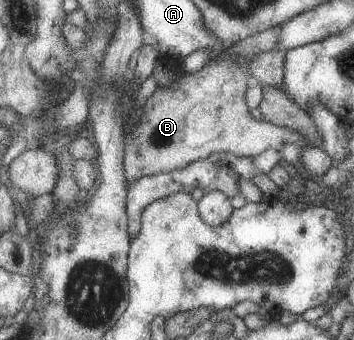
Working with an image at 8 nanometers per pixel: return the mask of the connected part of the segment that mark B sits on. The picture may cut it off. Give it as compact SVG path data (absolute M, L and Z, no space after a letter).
M281 24L249 35L225 48L203 69L185 72L183 79L167 89L155 89L139 114L139 125L124 137L129 189L143 177L183 169L213 153L252 158L268 149L280 152L287 143L298 148L308 146L305 139L291 129L254 120L245 104L245 88L252 82L247 63L253 55L277 49L279 29Z

